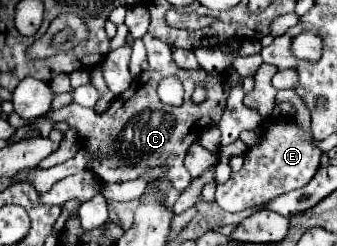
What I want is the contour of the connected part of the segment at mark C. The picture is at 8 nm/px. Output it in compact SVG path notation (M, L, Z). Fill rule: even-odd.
M146 33L142 41L148 51L150 67L144 73L140 73L132 81L130 89L126 89L124 95L118 95L104 113L96 113L94 109L86 109L86 107L80 107L78 103L70 103L60 111L48 113L48 117L52 117L54 121L66 121L68 125L76 127L80 135L86 137L80 145L98 155L98 159L92 161L92 173L98 175L102 183L122 183L122 181L140 177L152 167L166 165L168 167L166 179L176 189L182 191L192 181L190 173L184 167L184 155L202 129L206 129L210 124L219 123L226 107L232 81L228 79L226 73L206 73L204 69L198 69L198 71L178 69L176 63L172 61L172 49L168 43L156 39L150 33ZM170 75L178 75L180 81L184 83L186 95L184 95L182 107L170 107L158 99L158 93L156 93L158 81ZM196 83L202 83L208 93L206 101L200 105L192 103L190 99Z

